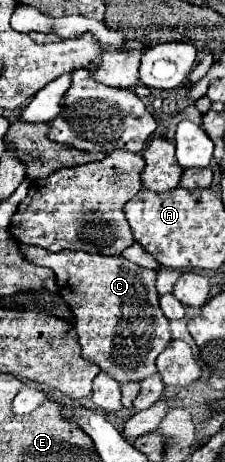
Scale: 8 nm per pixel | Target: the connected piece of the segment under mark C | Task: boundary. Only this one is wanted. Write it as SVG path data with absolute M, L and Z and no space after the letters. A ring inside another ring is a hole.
M21 246L21 252L29 260L45 268L51 268L55 272L59 294L63 294L65 302L73 310L81 356L85 360L97 364L103 372L113 376L119 384L141 382L145 376L153 376L157 372L155 360L171 342L171 334L169 334L169 320L159 308L159 294L155 290L155 278L157 278L155 270L141 268L123 256L101 256L101 254L73 252L73 250L51 254L41 248L25 248L25 246Z

